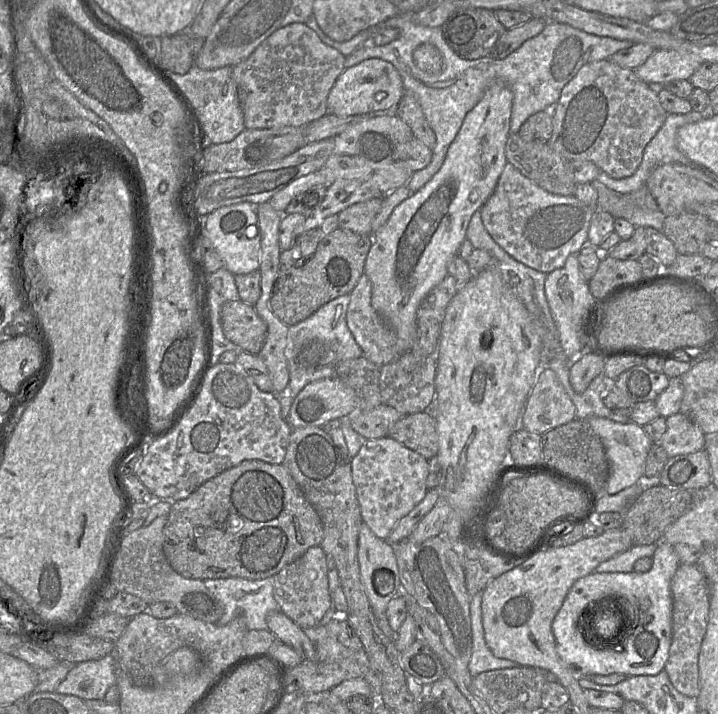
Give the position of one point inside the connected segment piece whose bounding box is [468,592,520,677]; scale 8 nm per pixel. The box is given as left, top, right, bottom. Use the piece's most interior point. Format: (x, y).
(482, 659)

